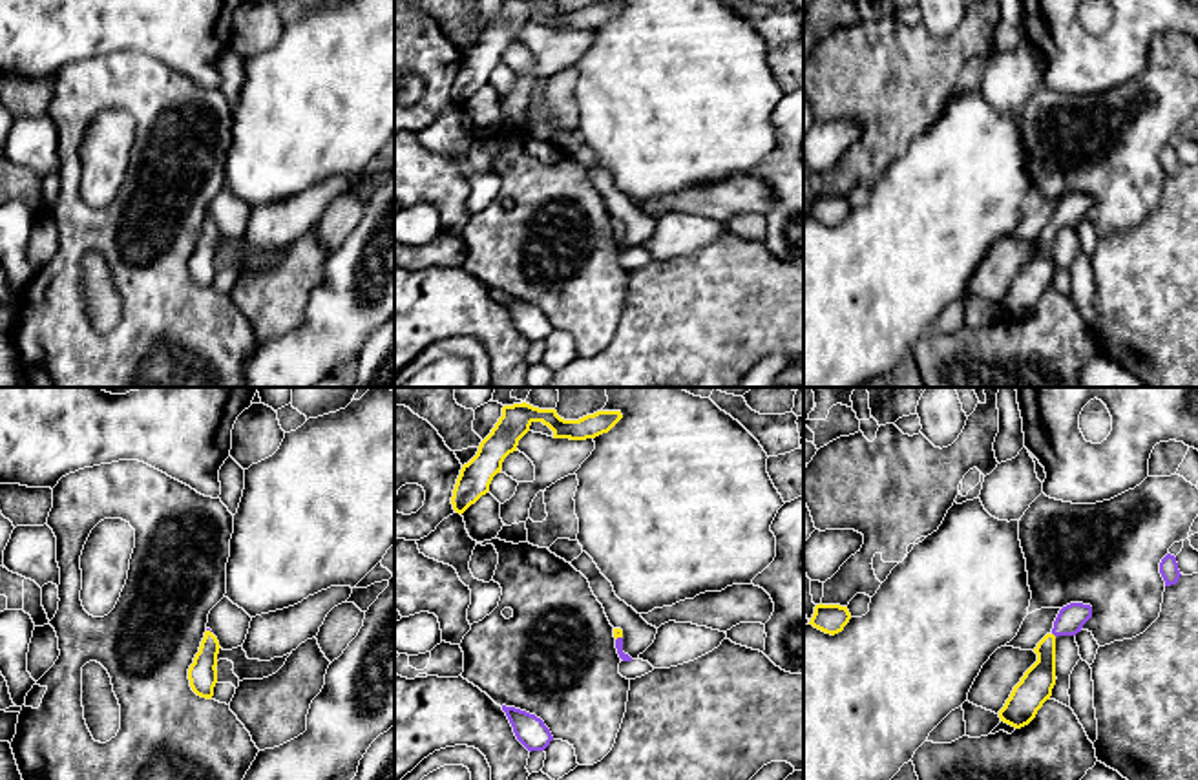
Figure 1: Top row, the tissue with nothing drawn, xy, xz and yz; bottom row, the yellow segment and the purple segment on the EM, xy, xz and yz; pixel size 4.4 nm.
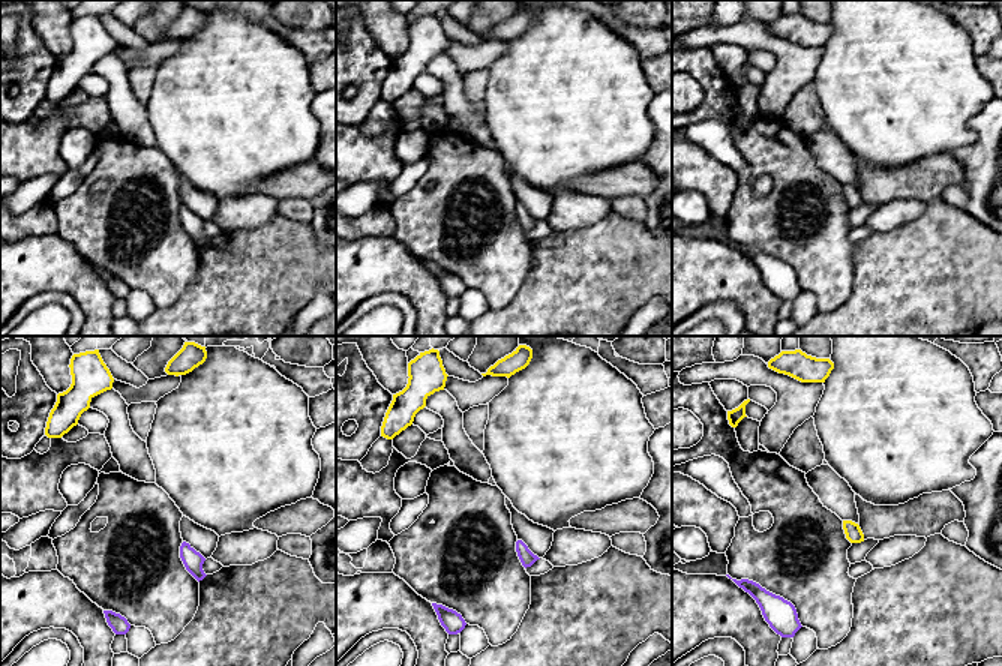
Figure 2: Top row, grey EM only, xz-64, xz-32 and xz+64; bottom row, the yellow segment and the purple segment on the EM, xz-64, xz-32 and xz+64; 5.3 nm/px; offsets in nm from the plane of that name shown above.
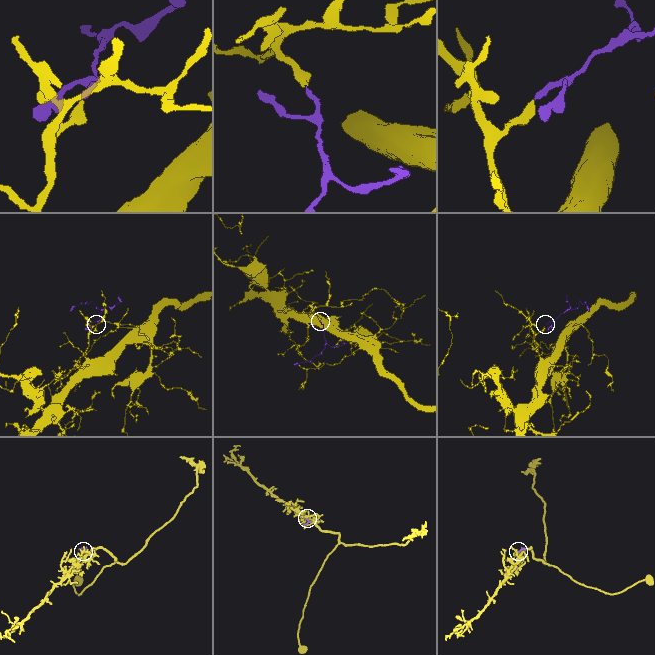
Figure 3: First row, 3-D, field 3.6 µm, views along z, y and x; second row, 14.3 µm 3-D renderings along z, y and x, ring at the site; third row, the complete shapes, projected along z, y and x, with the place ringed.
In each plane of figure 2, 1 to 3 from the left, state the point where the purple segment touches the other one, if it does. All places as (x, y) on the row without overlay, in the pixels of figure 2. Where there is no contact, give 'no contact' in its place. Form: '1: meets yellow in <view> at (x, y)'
1: no contact
2: no contact
3: no contact

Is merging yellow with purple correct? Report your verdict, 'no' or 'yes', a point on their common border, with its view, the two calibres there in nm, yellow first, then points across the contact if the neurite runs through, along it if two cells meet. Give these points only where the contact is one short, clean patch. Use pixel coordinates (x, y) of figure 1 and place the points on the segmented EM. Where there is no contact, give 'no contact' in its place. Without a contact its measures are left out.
yes; contact xz (618, 636); calibres 50 and 40 nm; way xz (618, 632), (618, 636), (623, 656)

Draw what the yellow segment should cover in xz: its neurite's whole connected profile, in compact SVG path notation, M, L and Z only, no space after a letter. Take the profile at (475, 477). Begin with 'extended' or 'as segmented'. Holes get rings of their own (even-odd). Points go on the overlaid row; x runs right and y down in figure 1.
as segmented; M526 402L504 406L502 416L480 442L477 455L460 469L451 497L453 510L462 515L489 491L489 484L500 473L504 459L517 451L519 440L533 422L548 426L553 438L586 440L608 433L621 418L621 411L597 411L579 420L564 420L555 409L539 409Z

